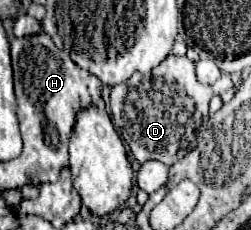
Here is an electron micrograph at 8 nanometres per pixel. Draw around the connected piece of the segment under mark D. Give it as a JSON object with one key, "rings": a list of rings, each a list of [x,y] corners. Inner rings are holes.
{"rings":[[[168,55],[148,77],[138,75],[138,79],[112,87],[112,123],[122,141],[130,145],[138,163],[156,159],[174,165],[198,145],[198,133],[208,123],[208,103],[212,95],[212,87],[196,79],[194,63],[188,57]]]}

